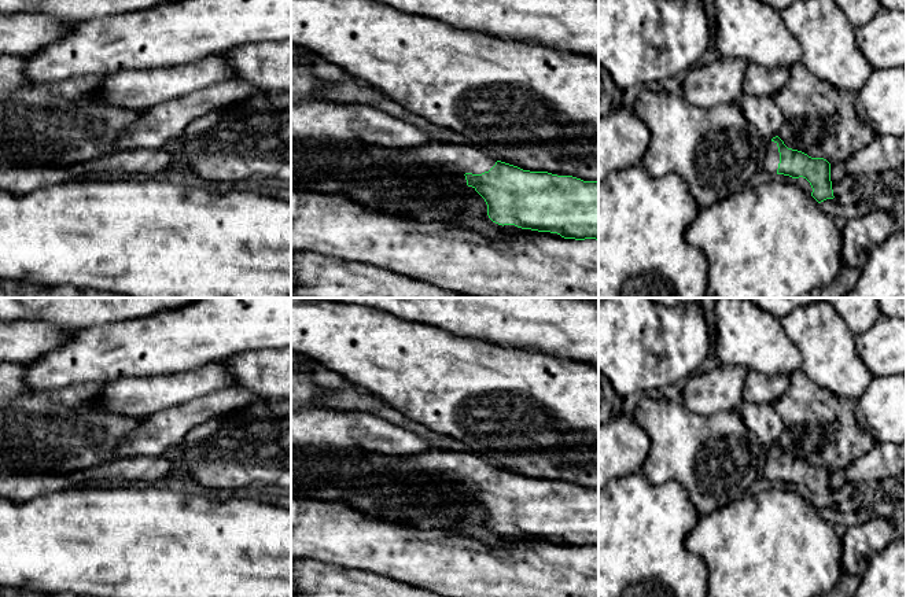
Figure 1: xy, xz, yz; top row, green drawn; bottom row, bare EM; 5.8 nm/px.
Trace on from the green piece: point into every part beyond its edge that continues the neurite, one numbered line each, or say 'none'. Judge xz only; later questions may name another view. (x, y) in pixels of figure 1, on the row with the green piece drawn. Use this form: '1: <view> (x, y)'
1: xz (464, 159)

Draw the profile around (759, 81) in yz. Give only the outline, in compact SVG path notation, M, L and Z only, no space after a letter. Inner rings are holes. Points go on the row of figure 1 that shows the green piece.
M748 63L743 84L745 96L774 96L789 80L789 67L766 69L755 63Z

